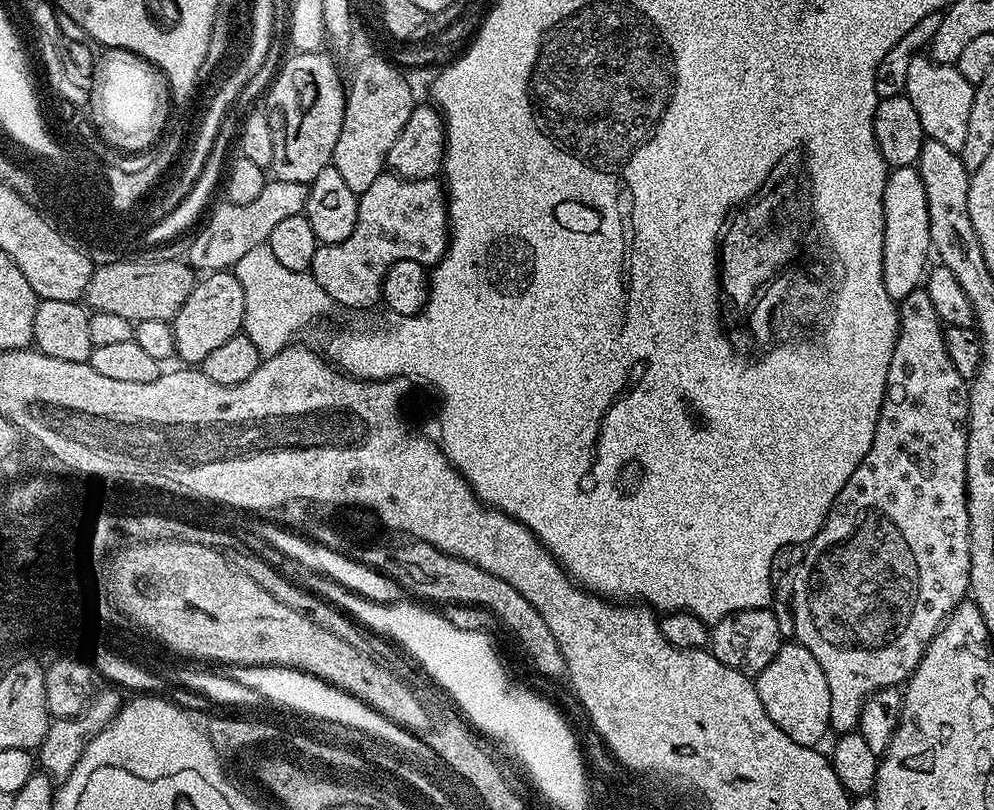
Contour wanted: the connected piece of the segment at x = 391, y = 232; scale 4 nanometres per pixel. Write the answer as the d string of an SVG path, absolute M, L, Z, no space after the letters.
M391 170L374 178L370 190L359 193L358 222L346 242L320 244L314 250L312 277L326 290L333 305L372 308L381 303L383 280L396 262L410 259L434 266L444 256L450 239L448 197L439 179L407 180Z

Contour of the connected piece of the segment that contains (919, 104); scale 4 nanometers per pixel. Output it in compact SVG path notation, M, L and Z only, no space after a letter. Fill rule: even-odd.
M913 55L910 70L906 73L904 95L914 102L918 118L922 118L922 130L925 137L934 142L942 142L946 150L959 152L966 146L966 129L970 123L970 106L974 106L976 89L956 67L940 64L927 55ZM925 56L925 57L924 57Z

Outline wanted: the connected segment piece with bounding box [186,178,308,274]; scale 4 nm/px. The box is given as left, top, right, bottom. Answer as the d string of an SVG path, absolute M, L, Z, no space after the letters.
M272 178L264 183L258 198L252 199L251 202L245 204L221 202L216 209L213 207L207 213L203 221L204 232L193 238L192 245L188 248L188 256L186 255L187 263L200 274L235 269L238 258L243 258L249 250L254 250L254 246L268 243L270 233L278 227L278 222L301 215L307 201L307 184Z

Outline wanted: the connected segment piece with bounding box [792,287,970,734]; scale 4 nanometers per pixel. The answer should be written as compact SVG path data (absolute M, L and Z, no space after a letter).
M923 287L915 288L910 294L906 294L904 300L899 301L898 311L900 314L900 333L896 339L894 346L894 354L890 358L890 374L886 374L886 394L882 402L882 410L878 414L878 422L874 430L874 442L870 442L870 450L866 450L866 458L862 458L862 462L858 462L858 470L854 470L854 474L850 474L850 478L846 482L846 486L842 486L842 490L838 494L838 498L833 502L832 508L828 511L828 517L824 519L823 526L818 530L816 537L808 541L803 549L804 557L800 560L800 565L796 568L796 573L792 576L792 624L796 627L795 639L802 646L806 646L806 650L810 650L810 654L814 654L814 658L818 658L818 662L822 666L822 674L826 674L826 686L830 686L830 718L828 719L831 731L836 734L853 731L860 723L860 707L864 705L865 700L869 699L879 688L892 688L903 685L911 676L912 671L918 666L918 662L924 656L924 651L928 649L928 643L936 636L940 625L948 619L948 615L956 609L956 605L961 600L969 595L970 589L968 579L970 578L970 530L968 526L968 491L966 490L966 442L968 441L968 386L969 381L962 378L962 374L958 374L958 370L954 366L954 362L950 362L950 354L946 350L946 342L944 341L945 325L940 319L940 315L934 310L934 302L930 302L930 294Z

